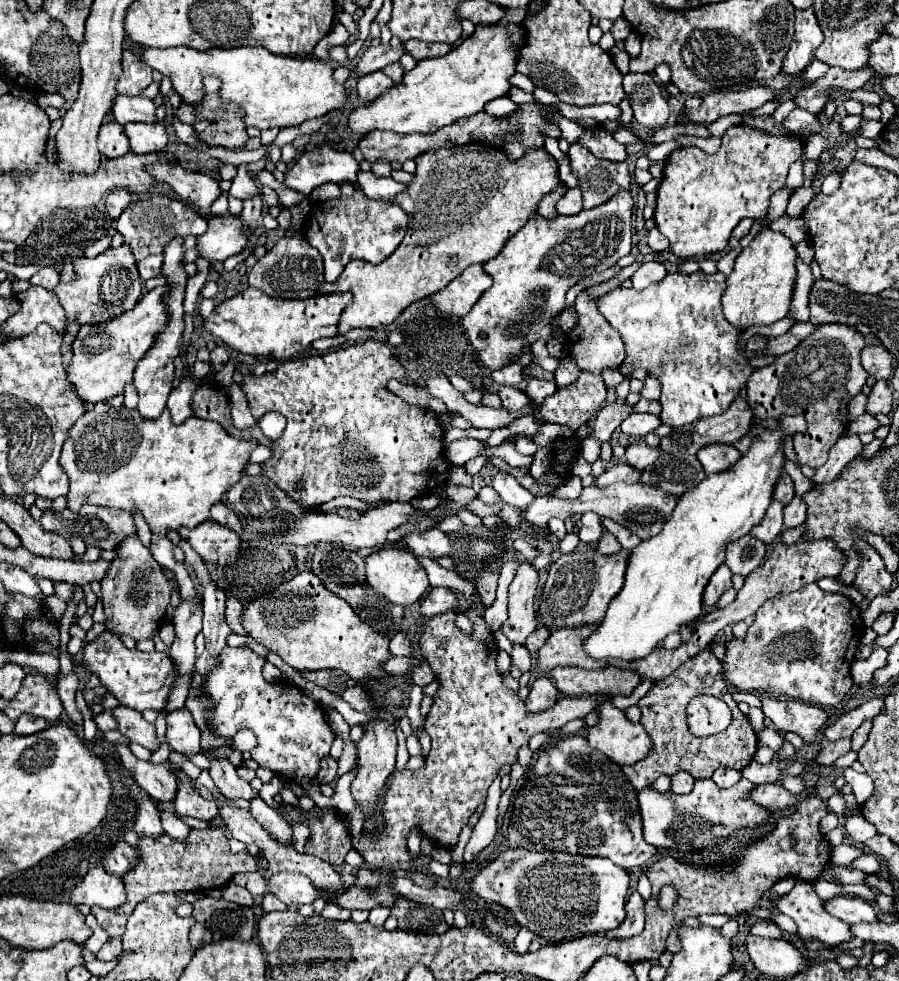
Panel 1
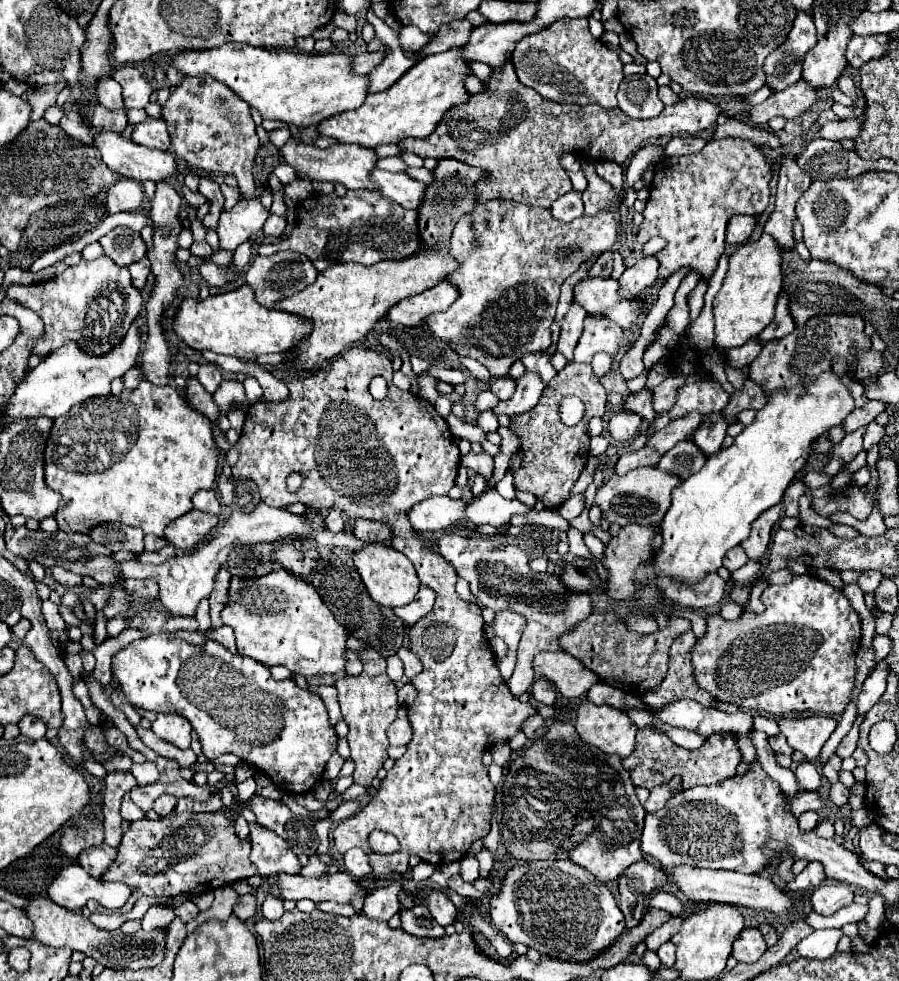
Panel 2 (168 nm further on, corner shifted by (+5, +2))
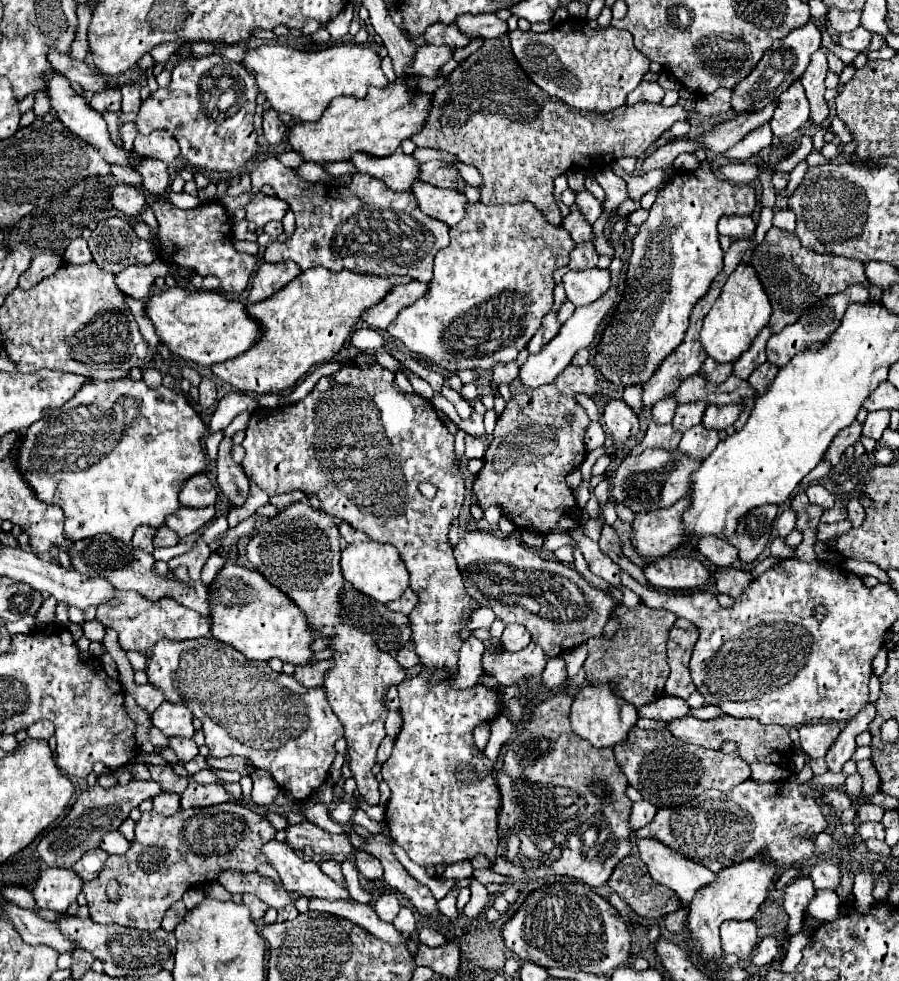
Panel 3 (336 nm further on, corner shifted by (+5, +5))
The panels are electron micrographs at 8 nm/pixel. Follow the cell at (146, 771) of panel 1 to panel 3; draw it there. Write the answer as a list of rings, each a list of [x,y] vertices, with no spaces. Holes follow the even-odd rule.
[[[162,792],[154,798],[154,810],[162,816],[172,816],[180,810],[180,796],[172,792]]]

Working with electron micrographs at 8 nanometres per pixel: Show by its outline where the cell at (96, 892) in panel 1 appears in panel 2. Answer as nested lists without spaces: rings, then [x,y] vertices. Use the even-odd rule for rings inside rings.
[[[78,863],[64,867],[48,887],[48,899],[70,911],[82,909],[90,899],[114,911],[124,907],[132,893],[134,889],[124,883],[110,883],[90,877]]]

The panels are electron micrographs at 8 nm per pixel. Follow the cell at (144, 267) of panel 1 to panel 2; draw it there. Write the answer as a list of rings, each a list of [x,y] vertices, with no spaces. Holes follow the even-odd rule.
[[[148,257],[132,263],[132,265],[128,267],[128,271],[130,271],[130,275],[132,275],[132,287],[136,287],[136,289],[140,291],[140,289],[146,285],[146,277],[150,275],[150,261],[148,261]]]

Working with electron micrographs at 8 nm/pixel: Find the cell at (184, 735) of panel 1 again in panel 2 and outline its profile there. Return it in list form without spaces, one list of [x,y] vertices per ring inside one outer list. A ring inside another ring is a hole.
[[[158,713],[156,721],[152,723],[152,731],[154,731],[160,739],[164,739],[164,741],[180,747],[180,749],[188,749],[188,747],[190,747],[192,725],[190,725],[184,717],[180,717],[180,715]]]

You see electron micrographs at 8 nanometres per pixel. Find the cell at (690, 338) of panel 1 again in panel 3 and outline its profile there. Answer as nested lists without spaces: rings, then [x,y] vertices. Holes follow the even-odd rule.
[[[590,268],[582,272],[566,272],[562,276],[566,296],[574,306],[586,306],[602,298],[610,288],[610,272],[600,268]]]

